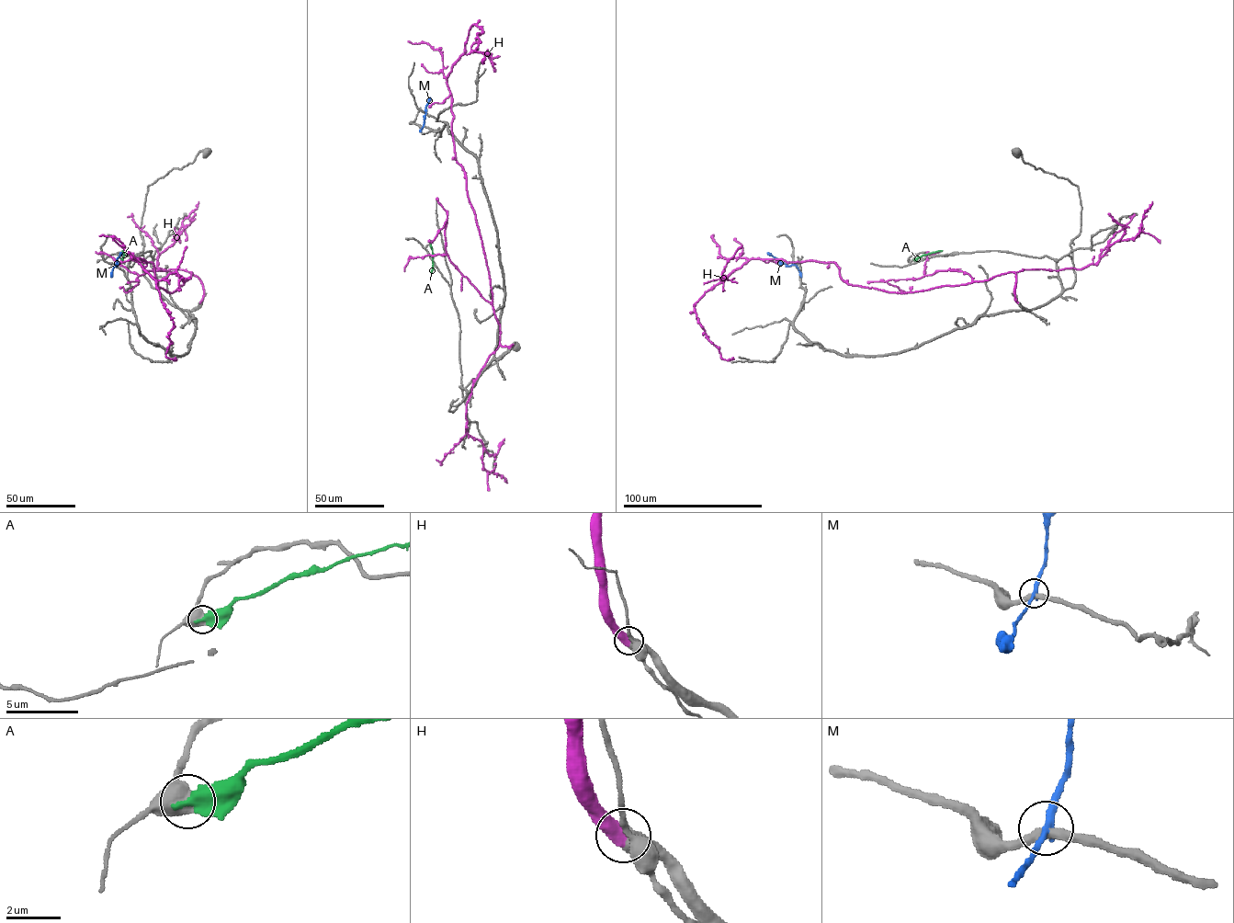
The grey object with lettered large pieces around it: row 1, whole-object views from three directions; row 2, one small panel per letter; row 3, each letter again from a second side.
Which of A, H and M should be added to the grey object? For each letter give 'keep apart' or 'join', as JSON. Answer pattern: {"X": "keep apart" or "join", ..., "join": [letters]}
{"A": "keep apart", "H": "join", "M": "keep apart", "join": ["H"]}

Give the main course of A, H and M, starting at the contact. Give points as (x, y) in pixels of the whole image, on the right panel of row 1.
A: (914, 259), (942, 251)
H: (1017, 302), (1013, 271), (889, 292), (848, 284), (834, 262), (749, 259), (695, 306), (720, 357), (733, 358)
M: (796, 266), (781, 263), (767, 253)

